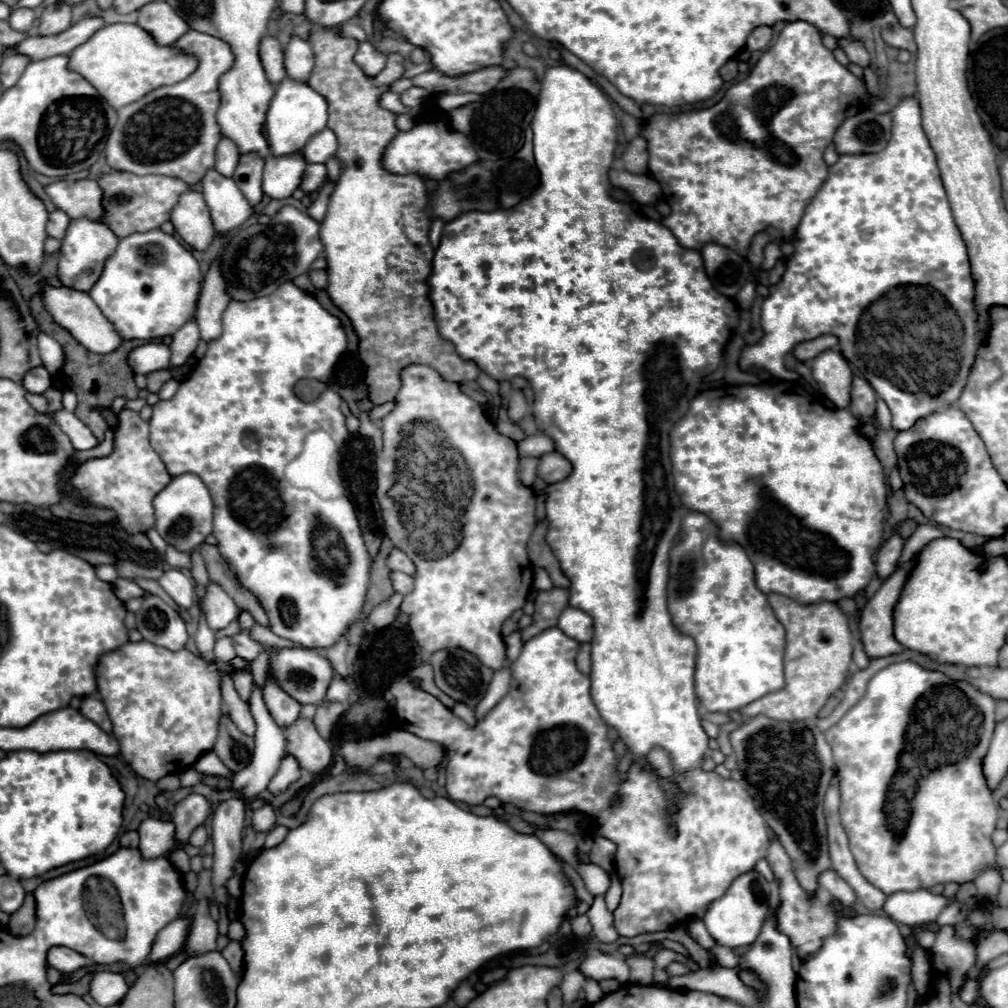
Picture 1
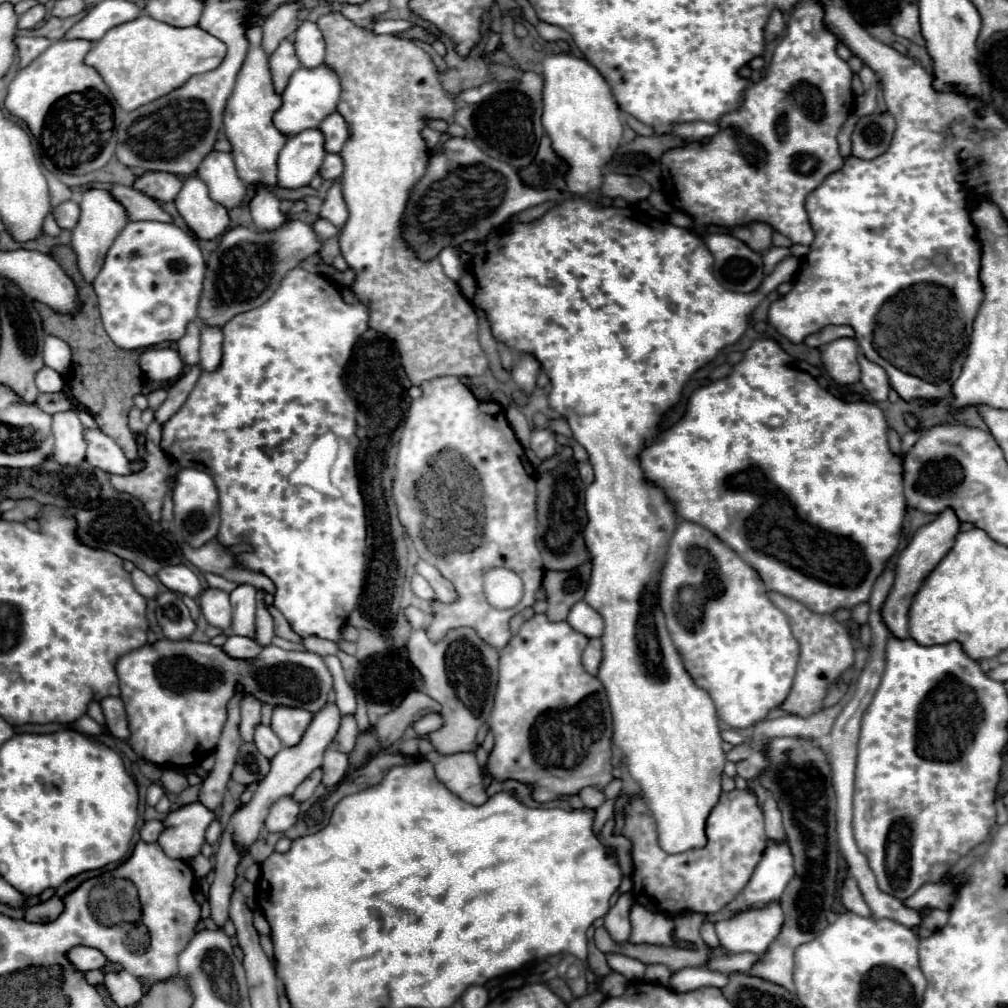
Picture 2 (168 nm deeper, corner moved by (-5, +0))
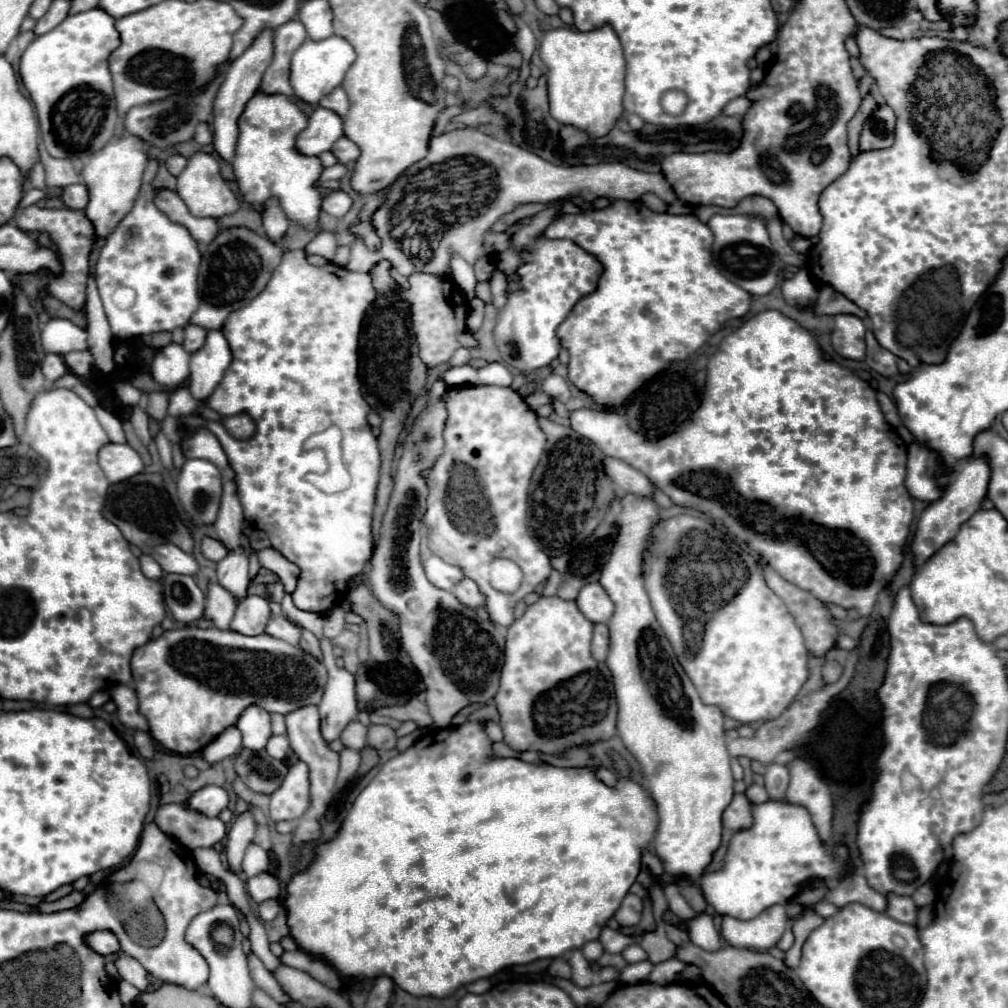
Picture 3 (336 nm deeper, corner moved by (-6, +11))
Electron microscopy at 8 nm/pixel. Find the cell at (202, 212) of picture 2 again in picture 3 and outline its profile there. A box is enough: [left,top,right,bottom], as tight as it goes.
[178,154,240,218]

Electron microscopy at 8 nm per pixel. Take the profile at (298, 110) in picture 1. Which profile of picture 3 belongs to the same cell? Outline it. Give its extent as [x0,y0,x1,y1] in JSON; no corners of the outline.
[290,36,356,106]

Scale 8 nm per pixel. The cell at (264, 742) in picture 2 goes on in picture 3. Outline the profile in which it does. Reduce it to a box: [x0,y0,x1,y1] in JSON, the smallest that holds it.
[266,734,290,760]

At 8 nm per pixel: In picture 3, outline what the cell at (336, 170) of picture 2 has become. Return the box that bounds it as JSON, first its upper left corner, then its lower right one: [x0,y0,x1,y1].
[332,136,360,164]

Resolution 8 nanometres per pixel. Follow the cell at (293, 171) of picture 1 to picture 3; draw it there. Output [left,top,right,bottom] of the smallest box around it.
[298,106,342,156]

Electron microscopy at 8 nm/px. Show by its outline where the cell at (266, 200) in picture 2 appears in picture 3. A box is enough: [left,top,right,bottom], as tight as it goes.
[262,200,288,240]

